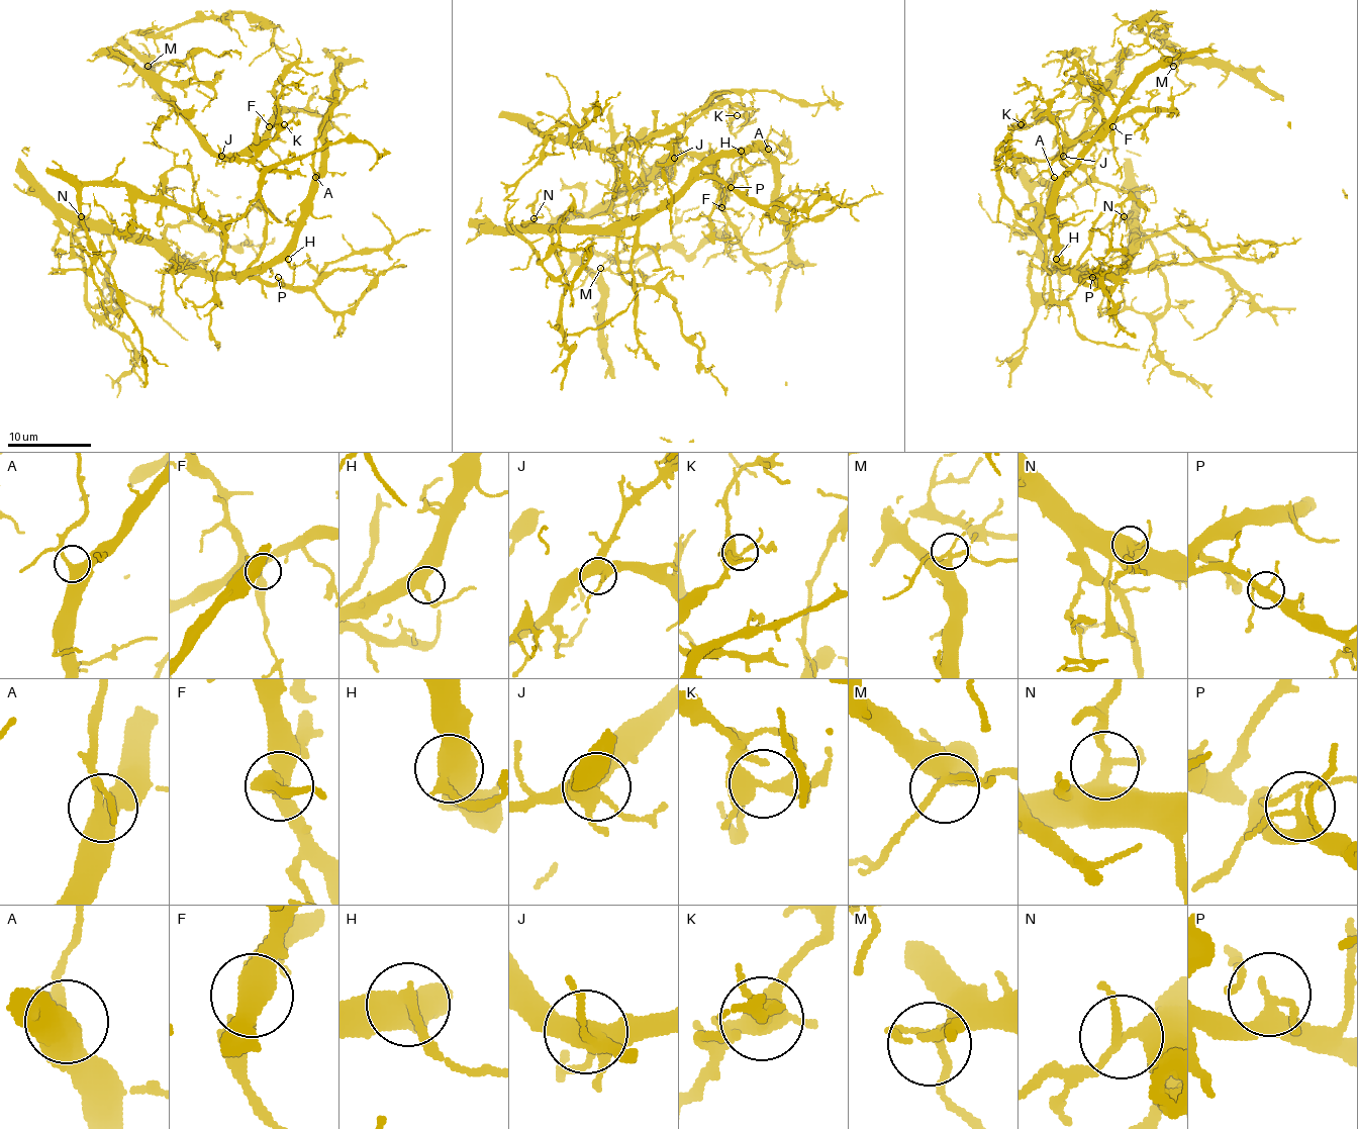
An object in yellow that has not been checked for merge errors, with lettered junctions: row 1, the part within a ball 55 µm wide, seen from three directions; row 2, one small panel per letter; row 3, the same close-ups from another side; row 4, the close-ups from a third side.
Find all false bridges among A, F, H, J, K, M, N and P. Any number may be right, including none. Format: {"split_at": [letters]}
{"split_at": []}

